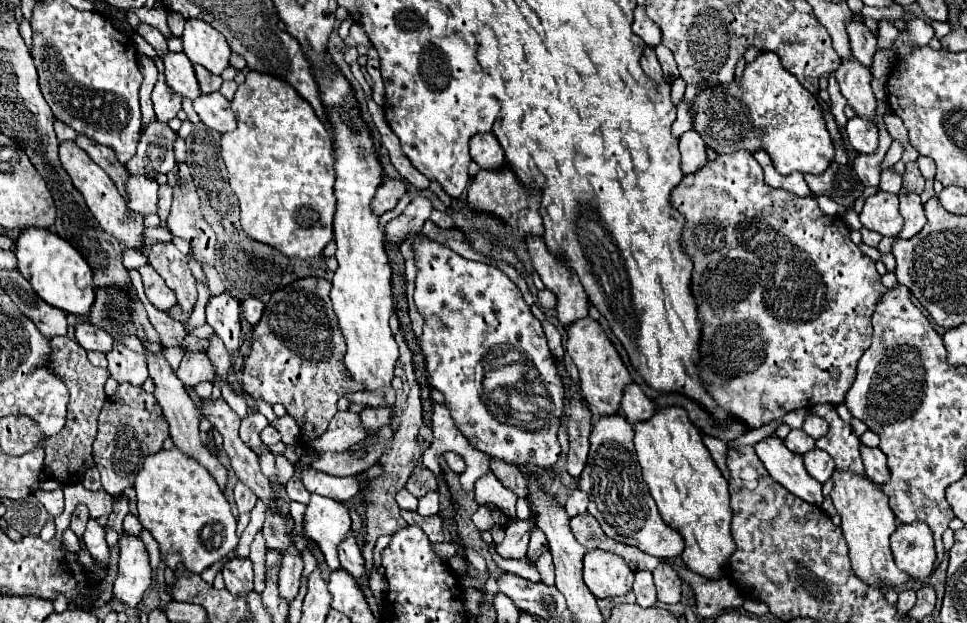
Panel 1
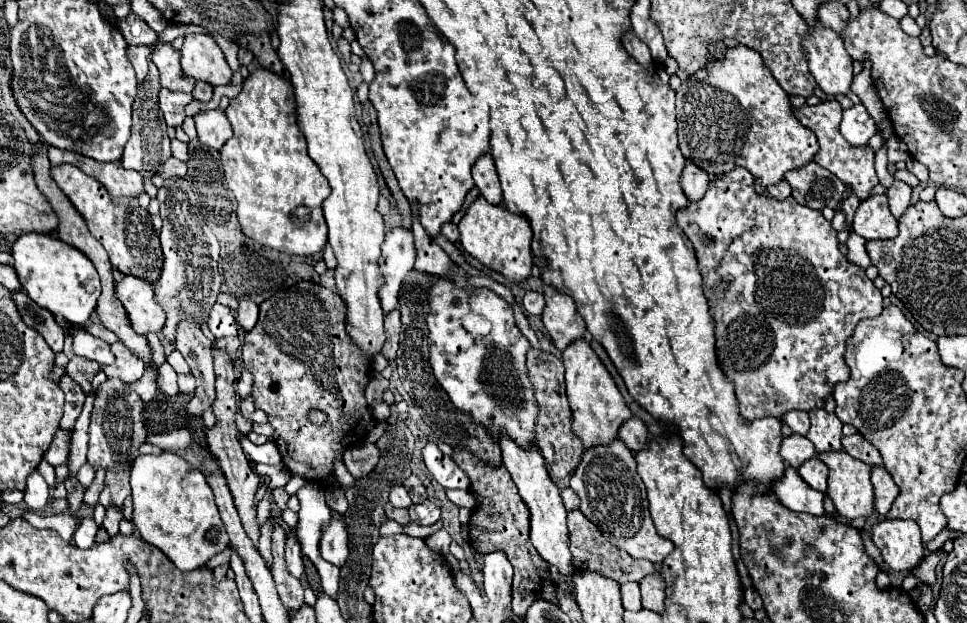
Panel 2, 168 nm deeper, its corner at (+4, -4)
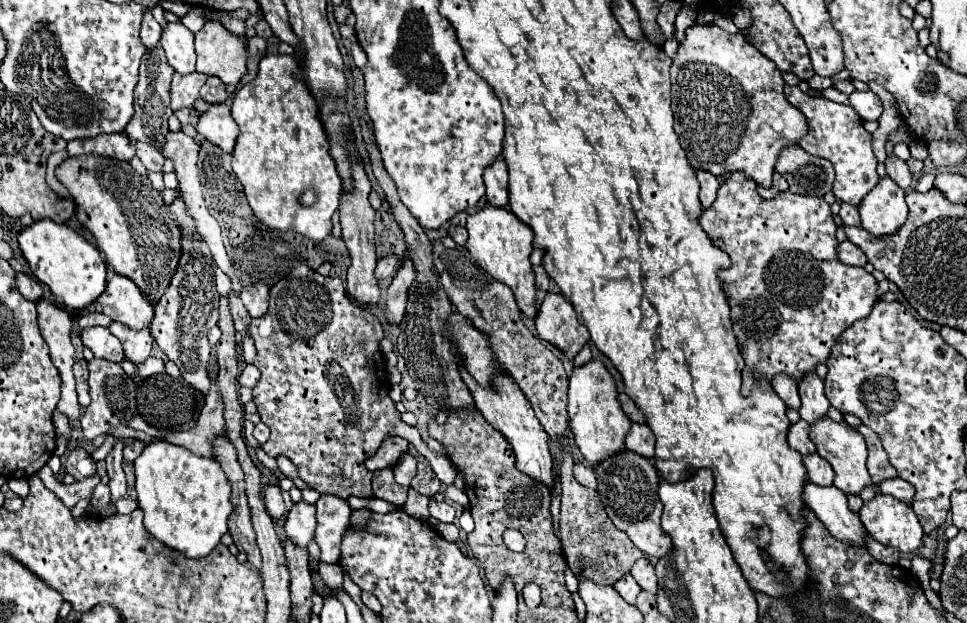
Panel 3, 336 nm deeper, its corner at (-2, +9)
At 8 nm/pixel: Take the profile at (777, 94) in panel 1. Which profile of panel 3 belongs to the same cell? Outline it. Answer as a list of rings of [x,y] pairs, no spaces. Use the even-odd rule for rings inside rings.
[[[694,23],[686,29],[686,37],[680,41],[678,51],[670,67],[670,97],[674,111],[674,131],[686,151],[692,169],[702,169],[720,177],[724,173],[742,171],[748,179],[756,181],[764,189],[772,185],[774,165],[778,153],[786,145],[794,145],[808,133],[806,117],[790,105],[782,93],[784,79],[774,61],[764,57],[754,45],[750,45],[740,33],[726,33],[718,25]]]

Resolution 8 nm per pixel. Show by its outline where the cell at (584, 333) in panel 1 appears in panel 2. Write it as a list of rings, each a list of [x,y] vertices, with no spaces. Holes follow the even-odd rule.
[[[582,338],[580,342],[572,342],[564,350],[564,366],[566,366],[566,390],[568,390],[568,400],[572,408],[572,428],[582,440],[584,448],[598,446],[598,444],[608,444],[616,438],[618,428],[622,426],[624,420],[630,418],[630,408],[626,406],[614,378],[594,352],[594,348]]]

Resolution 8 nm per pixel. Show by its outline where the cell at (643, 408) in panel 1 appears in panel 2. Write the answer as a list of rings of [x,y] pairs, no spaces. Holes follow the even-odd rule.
[[[632,416],[632,418],[628,418],[622,424],[622,430],[618,432],[618,438],[622,442],[626,442],[626,446],[632,452],[636,452],[636,450],[642,450],[644,448],[646,440],[648,440],[648,428],[646,428],[646,424],[640,418]]]

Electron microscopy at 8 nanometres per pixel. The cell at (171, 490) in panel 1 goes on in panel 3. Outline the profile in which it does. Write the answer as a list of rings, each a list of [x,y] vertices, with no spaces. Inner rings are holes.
[[[152,441],[136,457],[134,469],[138,505],[144,511],[148,533],[186,557],[206,557],[228,531],[228,517],[234,509],[230,503],[230,481],[220,463],[198,457],[178,445]]]

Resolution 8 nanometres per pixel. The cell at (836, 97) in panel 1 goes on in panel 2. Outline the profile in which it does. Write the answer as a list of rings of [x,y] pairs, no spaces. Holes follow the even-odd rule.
[[[836,100],[821,102],[818,104],[818,112],[802,112],[802,108],[800,108],[800,110],[794,110],[794,114],[818,138],[820,152],[816,154],[814,162],[818,162],[820,166],[828,168],[832,174],[836,174],[846,186],[850,186],[854,190],[854,194],[860,200],[866,200],[870,190],[878,184],[878,176],[876,176],[876,170],[874,170],[874,150],[870,146],[864,146],[862,150],[854,148],[854,146],[850,146],[842,138],[842,134],[840,134],[840,120],[842,120],[843,110],[839,102]]]

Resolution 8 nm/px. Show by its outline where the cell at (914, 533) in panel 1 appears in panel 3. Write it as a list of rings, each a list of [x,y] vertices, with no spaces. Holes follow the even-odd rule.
[[[876,493],[858,511],[866,531],[882,545],[894,547],[900,553],[914,553],[922,543],[922,525],[910,505]]]

